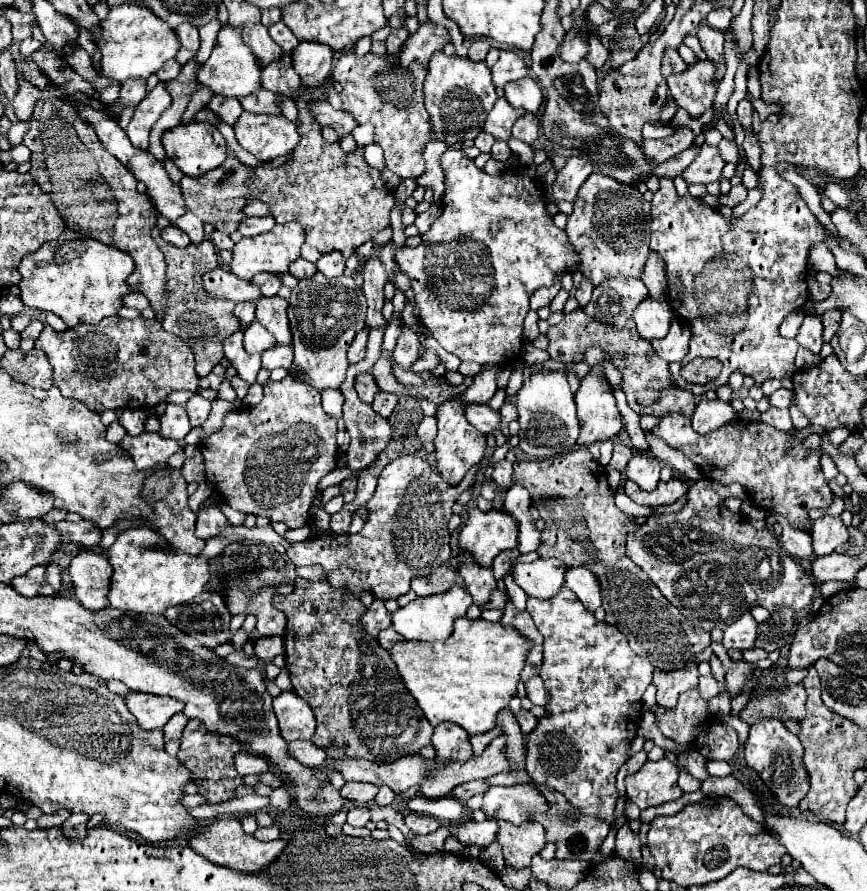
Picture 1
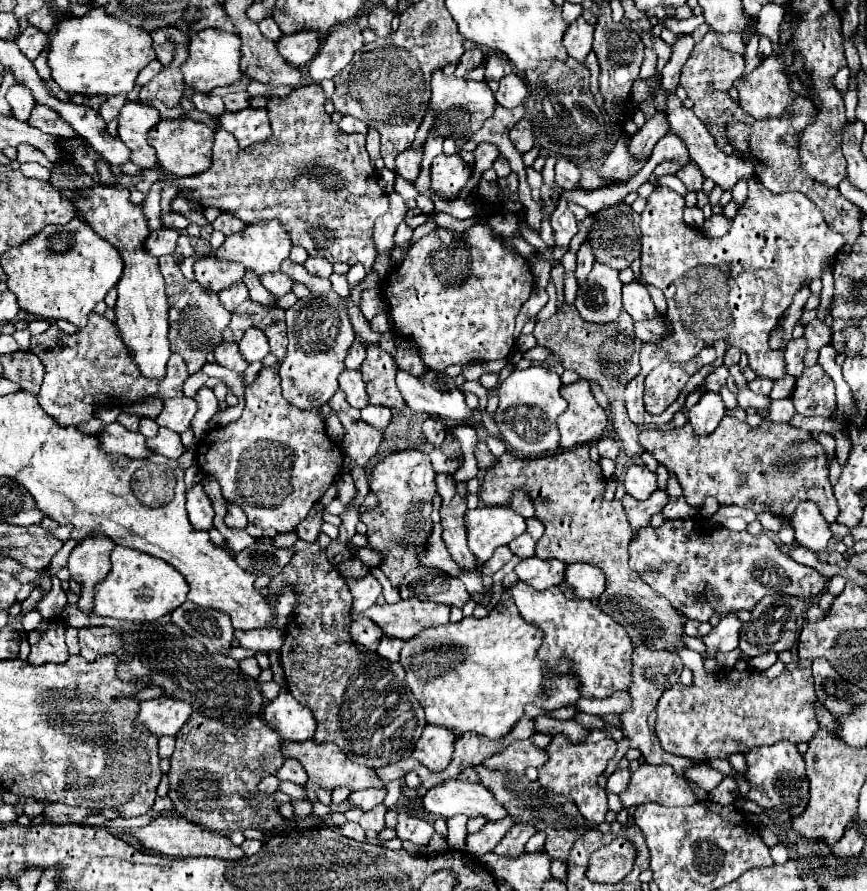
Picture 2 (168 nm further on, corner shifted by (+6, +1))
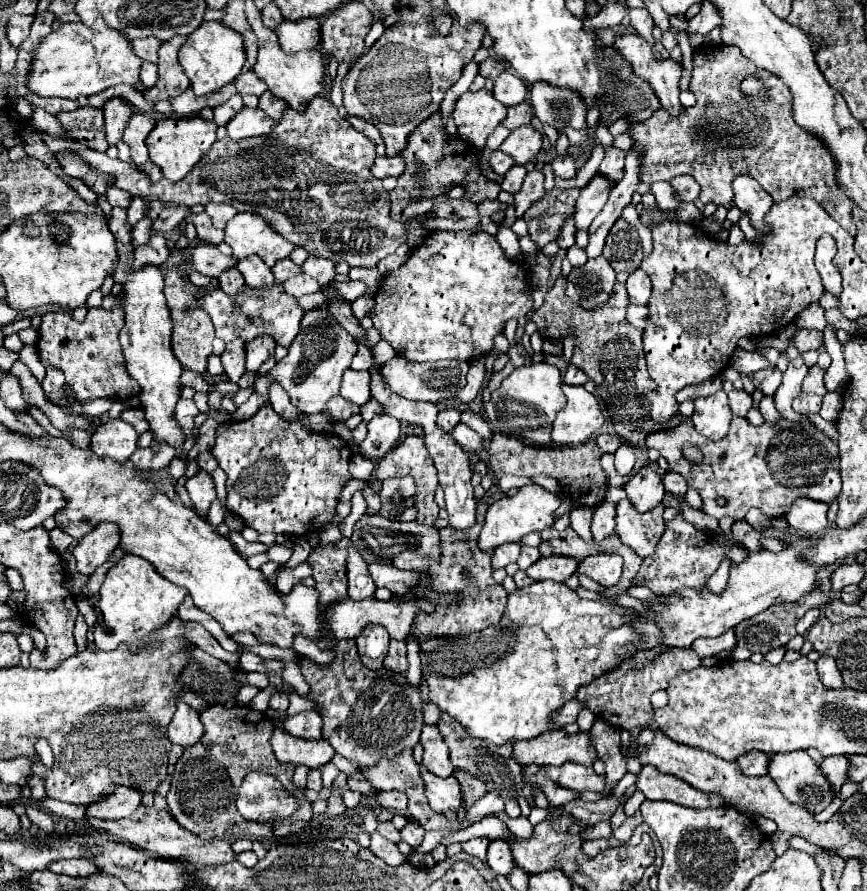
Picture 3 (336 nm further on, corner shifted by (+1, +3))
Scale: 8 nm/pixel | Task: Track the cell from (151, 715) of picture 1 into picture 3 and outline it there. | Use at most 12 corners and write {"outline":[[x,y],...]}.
{"outline":[[180,701],[168,739],[186,747],[198,743],[204,727],[196,709]]}

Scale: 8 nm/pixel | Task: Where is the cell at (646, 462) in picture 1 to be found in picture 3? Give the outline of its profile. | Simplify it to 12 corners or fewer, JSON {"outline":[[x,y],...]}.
{"outline":[[644,465],[624,487],[644,513],[666,495],[660,475]]}

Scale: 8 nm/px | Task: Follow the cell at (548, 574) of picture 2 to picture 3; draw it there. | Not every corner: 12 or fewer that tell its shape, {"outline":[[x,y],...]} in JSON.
{"outline":[[540,557],[526,573],[566,581],[578,567],[574,557]]}

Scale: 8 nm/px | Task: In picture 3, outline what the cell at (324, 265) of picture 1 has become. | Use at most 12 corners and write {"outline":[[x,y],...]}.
{"outline":[[310,255],[302,271],[320,285],[330,285],[334,261]]}

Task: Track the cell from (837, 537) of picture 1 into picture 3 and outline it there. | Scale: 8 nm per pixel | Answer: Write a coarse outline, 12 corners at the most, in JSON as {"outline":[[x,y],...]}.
{"outline":[[796,499],[786,519],[806,537],[826,533],[826,503]]}

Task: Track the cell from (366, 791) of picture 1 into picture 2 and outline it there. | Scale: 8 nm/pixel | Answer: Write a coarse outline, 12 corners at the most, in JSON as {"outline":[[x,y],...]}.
{"outline":[[361,789],[347,803],[363,811],[381,805],[387,789]]}

